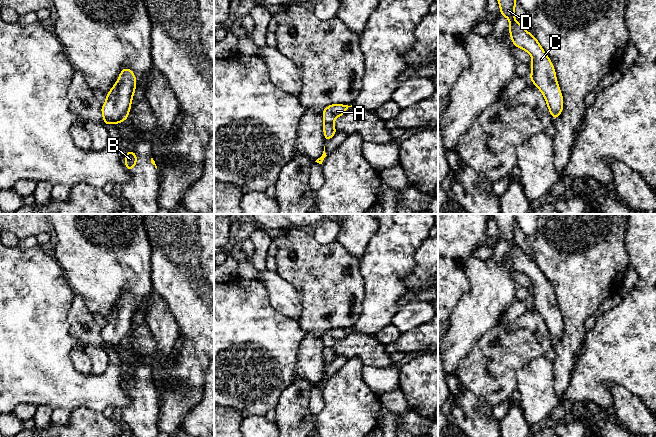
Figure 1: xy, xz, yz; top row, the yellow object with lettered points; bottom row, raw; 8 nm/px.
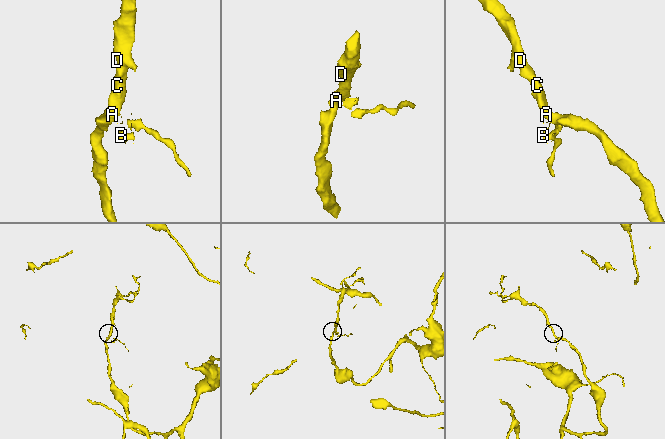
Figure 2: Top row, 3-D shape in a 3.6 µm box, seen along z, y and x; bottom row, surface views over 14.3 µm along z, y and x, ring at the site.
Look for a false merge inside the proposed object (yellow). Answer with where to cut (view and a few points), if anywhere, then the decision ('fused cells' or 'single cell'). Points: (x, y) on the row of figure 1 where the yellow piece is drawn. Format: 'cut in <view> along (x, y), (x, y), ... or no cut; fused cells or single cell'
cut in xy along (125, 117), (121, 120); fused cells

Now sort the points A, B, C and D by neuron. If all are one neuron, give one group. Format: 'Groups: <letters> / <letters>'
Groups: A C D / B

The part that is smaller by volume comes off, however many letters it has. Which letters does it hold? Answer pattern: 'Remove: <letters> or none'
Remove: B

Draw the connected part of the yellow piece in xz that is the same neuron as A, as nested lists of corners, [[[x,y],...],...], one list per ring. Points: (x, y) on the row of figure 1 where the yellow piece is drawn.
[[[331,104],[322,111],[325,142],[331,139],[337,132],[336,128],[334,127],[334,121],[337,117],[344,115],[348,107],[348,105],[344,104]]]

